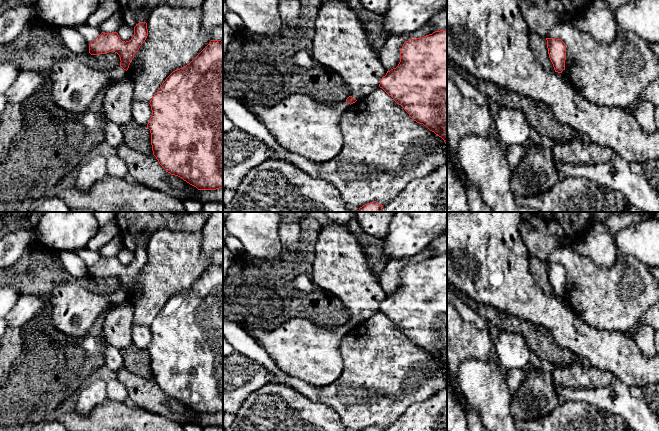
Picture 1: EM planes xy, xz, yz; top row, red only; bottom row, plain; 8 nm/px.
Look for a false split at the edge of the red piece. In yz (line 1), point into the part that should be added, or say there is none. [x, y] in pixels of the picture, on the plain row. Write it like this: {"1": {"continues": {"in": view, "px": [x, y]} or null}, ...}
{"1": {"continues": null}}

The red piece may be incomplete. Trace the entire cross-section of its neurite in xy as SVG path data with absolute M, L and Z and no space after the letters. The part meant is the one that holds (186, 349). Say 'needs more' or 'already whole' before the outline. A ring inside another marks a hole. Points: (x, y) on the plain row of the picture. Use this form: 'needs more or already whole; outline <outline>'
already whole; outline M211 264L189 288L173 295L154 318L149 328L152 339L147 348L147 352L151 357L152 375L166 396L182 402L198 414L216 414L223 412L223 265Z

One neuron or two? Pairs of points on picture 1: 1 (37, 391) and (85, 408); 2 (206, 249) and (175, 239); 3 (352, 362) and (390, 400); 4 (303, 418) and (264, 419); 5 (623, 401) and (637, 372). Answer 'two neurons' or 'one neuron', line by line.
1: two neurons
2: two neurons
3: one neuron
4: one neuron
5: two neurons

